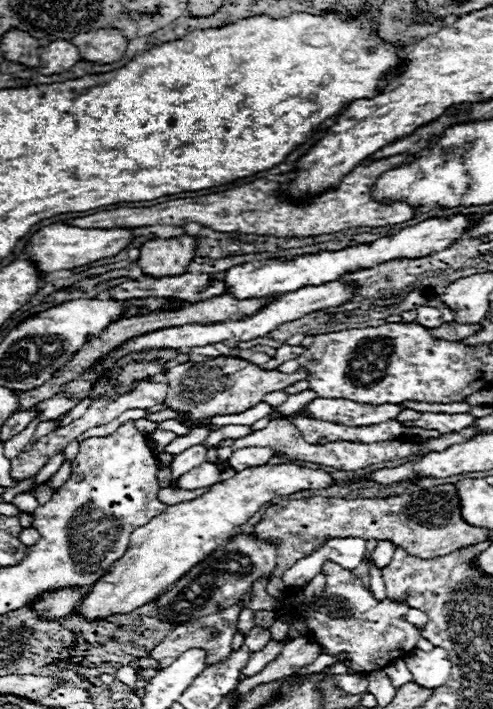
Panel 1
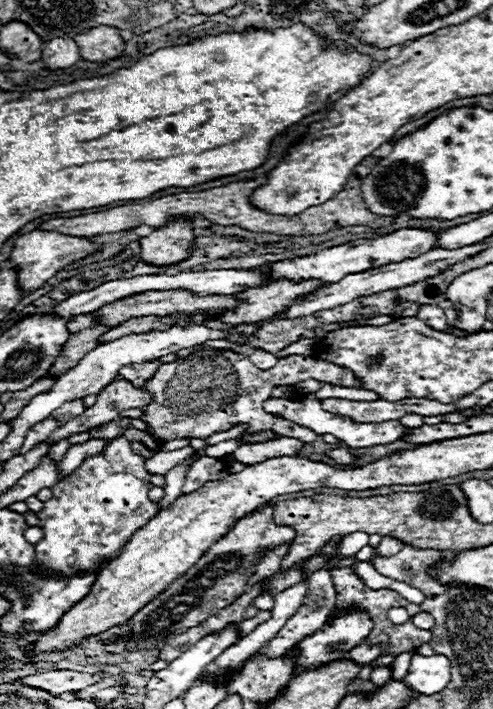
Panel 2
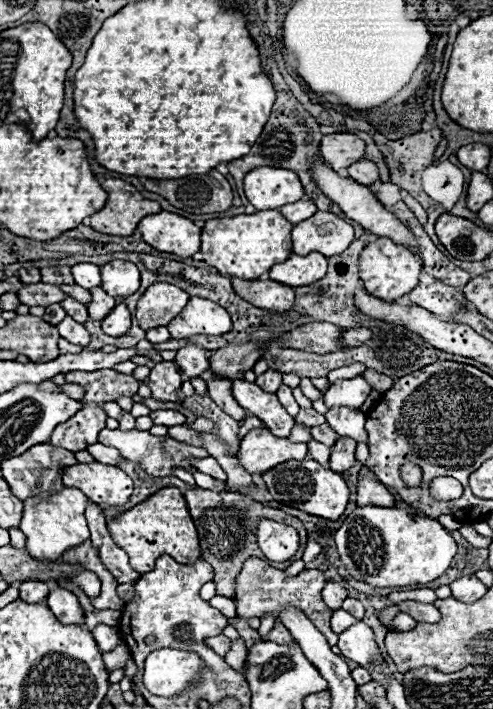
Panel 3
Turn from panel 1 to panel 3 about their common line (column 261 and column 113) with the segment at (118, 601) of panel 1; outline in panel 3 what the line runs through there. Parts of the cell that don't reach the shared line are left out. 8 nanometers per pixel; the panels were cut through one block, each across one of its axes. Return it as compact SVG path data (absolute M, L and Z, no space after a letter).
M100 462L64 468L62 482L68 488L82 490L90 502L102 508L122 506L130 500L132 494L132 478L120 468Z

